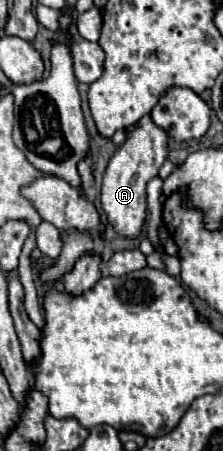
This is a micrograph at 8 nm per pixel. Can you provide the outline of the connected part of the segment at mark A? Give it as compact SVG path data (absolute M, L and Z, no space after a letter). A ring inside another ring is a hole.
M143 116L139 122L127 128L127 140L113 154L103 176L101 186L101 206L107 214L109 224L117 234L135 238L141 234L145 216L147 216L147 182L157 176L161 164L169 156L169 134L159 128L151 116Z

